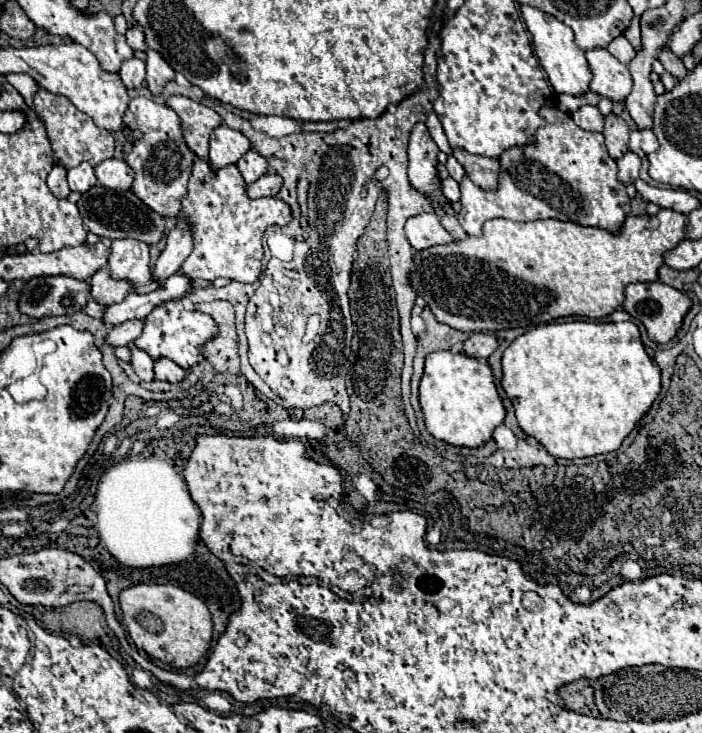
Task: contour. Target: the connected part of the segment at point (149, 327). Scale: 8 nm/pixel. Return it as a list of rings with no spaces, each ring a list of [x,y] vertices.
[[[180,300],[164,304],[162,308],[156,308],[154,312],[150,312],[150,316],[146,316],[144,324],[144,330],[134,344],[153,360],[166,356],[186,370],[202,360],[200,346],[216,334],[216,322],[210,316],[196,310],[186,310]]]

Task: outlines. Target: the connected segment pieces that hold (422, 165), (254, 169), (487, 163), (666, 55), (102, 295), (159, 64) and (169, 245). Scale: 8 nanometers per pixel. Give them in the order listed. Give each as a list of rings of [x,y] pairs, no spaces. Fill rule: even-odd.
[[[418,122],[410,132],[410,146],[408,146],[408,176],[414,188],[422,194],[432,196],[436,204],[442,204],[446,198],[440,192],[440,180],[436,176],[436,156],[438,146],[428,134],[424,122]]]
[[[250,148],[238,162],[236,162],[242,178],[250,184],[256,182],[260,176],[264,176],[268,172],[268,162],[264,156],[260,156],[254,148]]]
[[[454,148],[452,154],[464,166],[466,176],[474,184],[478,184],[480,188],[494,188],[496,176],[498,176],[498,160],[486,158],[486,156],[476,156],[462,148]]]
[[[668,46],[660,50],[658,60],[662,62],[662,66],[664,66],[664,68],[674,76],[674,78],[682,78],[682,76],[686,76],[686,68],[684,68],[682,60],[680,60],[674,52],[670,52],[670,48],[668,48]]]
[[[100,268],[92,278],[90,278],[90,288],[92,288],[92,298],[98,304],[116,304],[126,298],[126,294],[132,290],[132,284],[128,280],[116,280],[110,276],[108,268]]]
[[[152,48],[146,50],[146,86],[152,94],[158,94],[166,82],[174,80],[174,70],[170,64]]]
[[[184,224],[174,226],[166,236],[166,248],[152,270],[152,280],[158,282],[176,274],[190,252],[192,252],[192,240],[188,228]]]

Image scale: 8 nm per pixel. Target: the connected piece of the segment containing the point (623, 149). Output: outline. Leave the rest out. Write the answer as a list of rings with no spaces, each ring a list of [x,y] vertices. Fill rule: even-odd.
[[[610,112],[604,118],[604,138],[606,138],[606,148],[614,160],[622,158],[628,152],[628,124],[624,122],[622,116],[616,116]]]

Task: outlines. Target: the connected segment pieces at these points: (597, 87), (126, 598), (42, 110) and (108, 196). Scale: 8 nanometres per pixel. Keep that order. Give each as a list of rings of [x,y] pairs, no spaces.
[[[606,48],[586,50],[586,60],[592,72],[590,90],[610,100],[624,102],[624,98],[630,94],[628,68],[620,64]]]
[[[134,584],[120,592],[122,624],[138,650],[174,668],[194,666],[208,650],[212,640],[212,618],[194,594],[174,584]]]
[[[38,90],[34,96],[34,106],[38,110],[38,114],[44,118],[46,122],[46,130],[48,130],[48,138],[52,142],[52,152],[54,158],[66,166],[78,166],[80,162],[90,162],[92,166],[108,160],[114,156],[114,146],[112,146],[112,134],[98,128],[90,116],[86,116],[84,112],[80,112],[78,108],[74,108],[64,96],[54,96],[46,90]]]
[[[98,184],[82,194],[82,198],[78,200],[78,210],[84,226],[100,238],[136,238],[146,244],[156,244],[164,236],[164,218],[154,210],[146,208],[146,204],[142,204],[142,200],[138,200],[130,190],[118,192]]]

